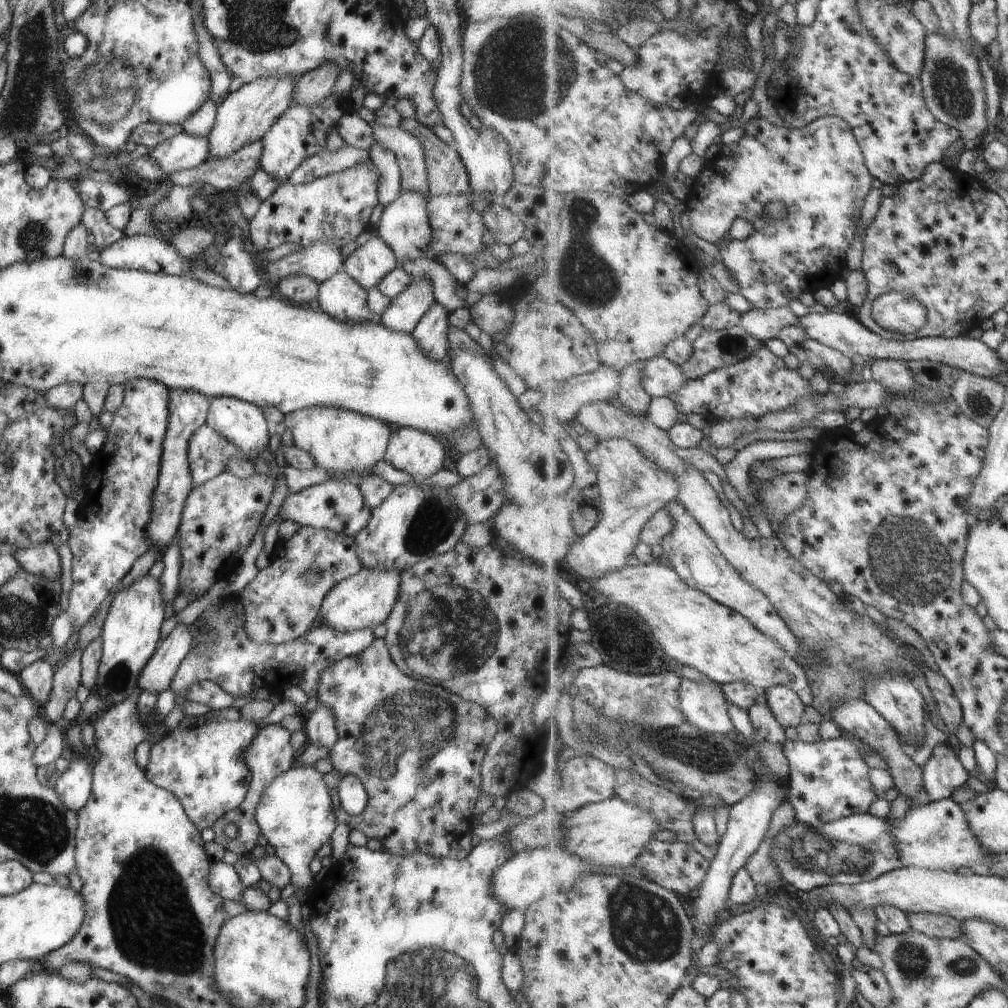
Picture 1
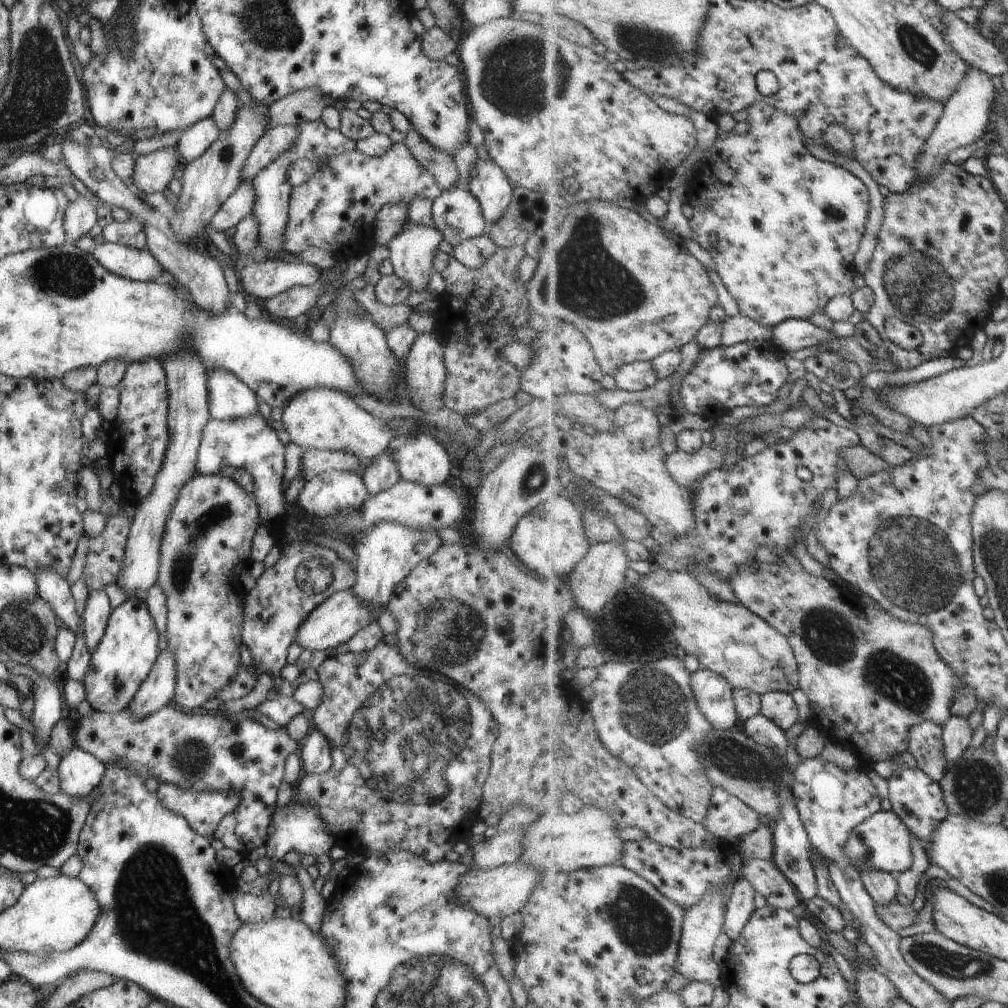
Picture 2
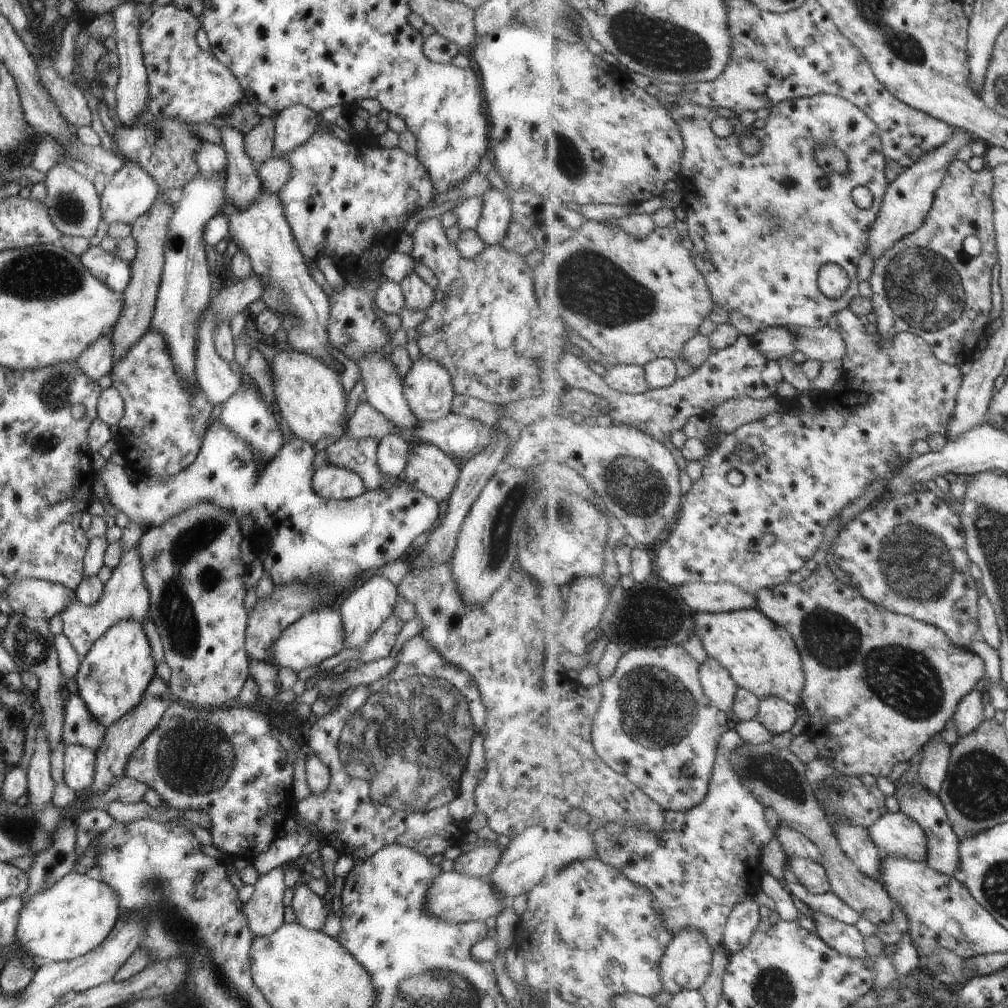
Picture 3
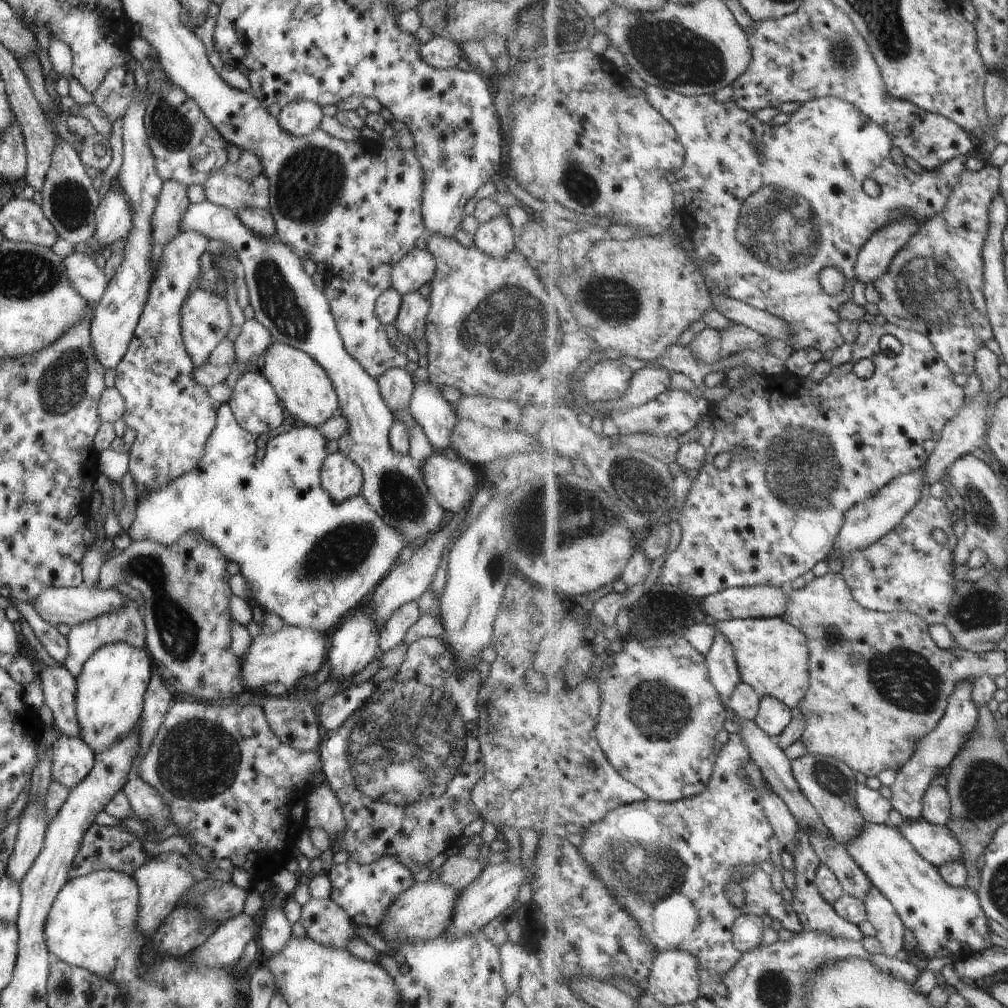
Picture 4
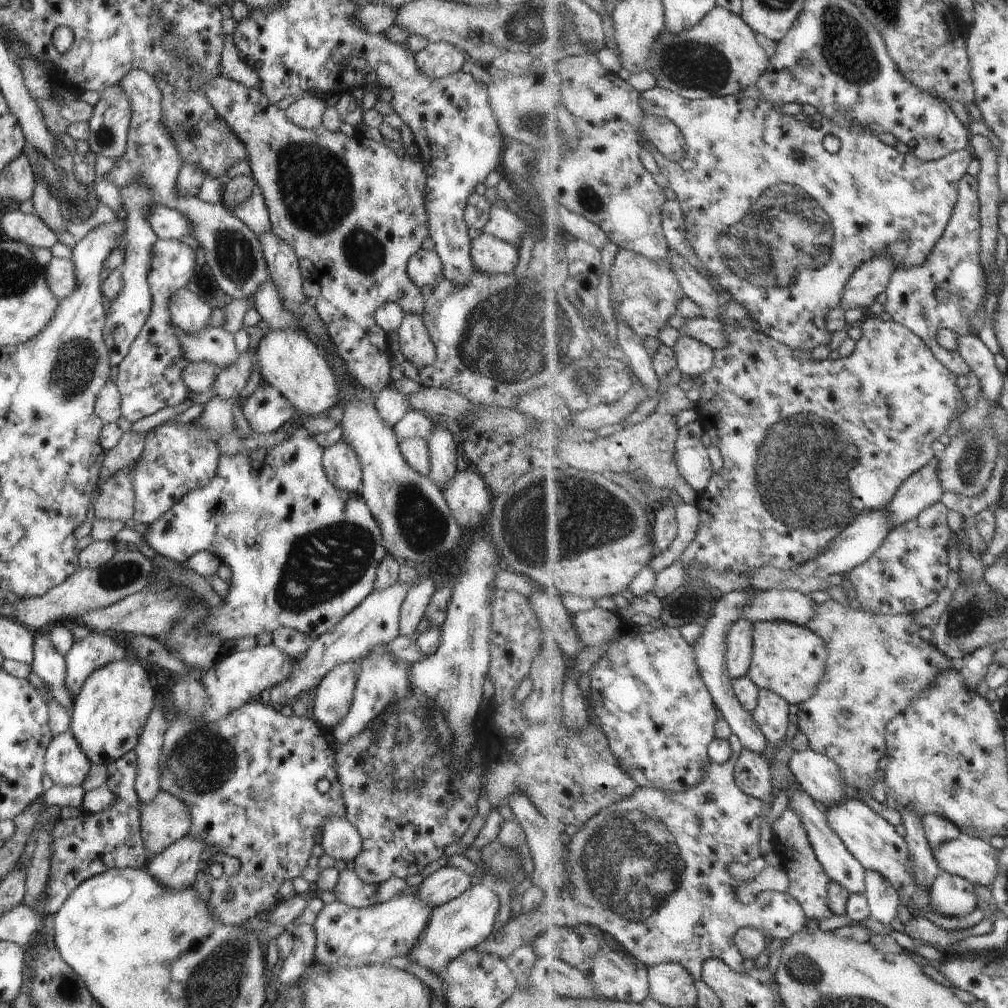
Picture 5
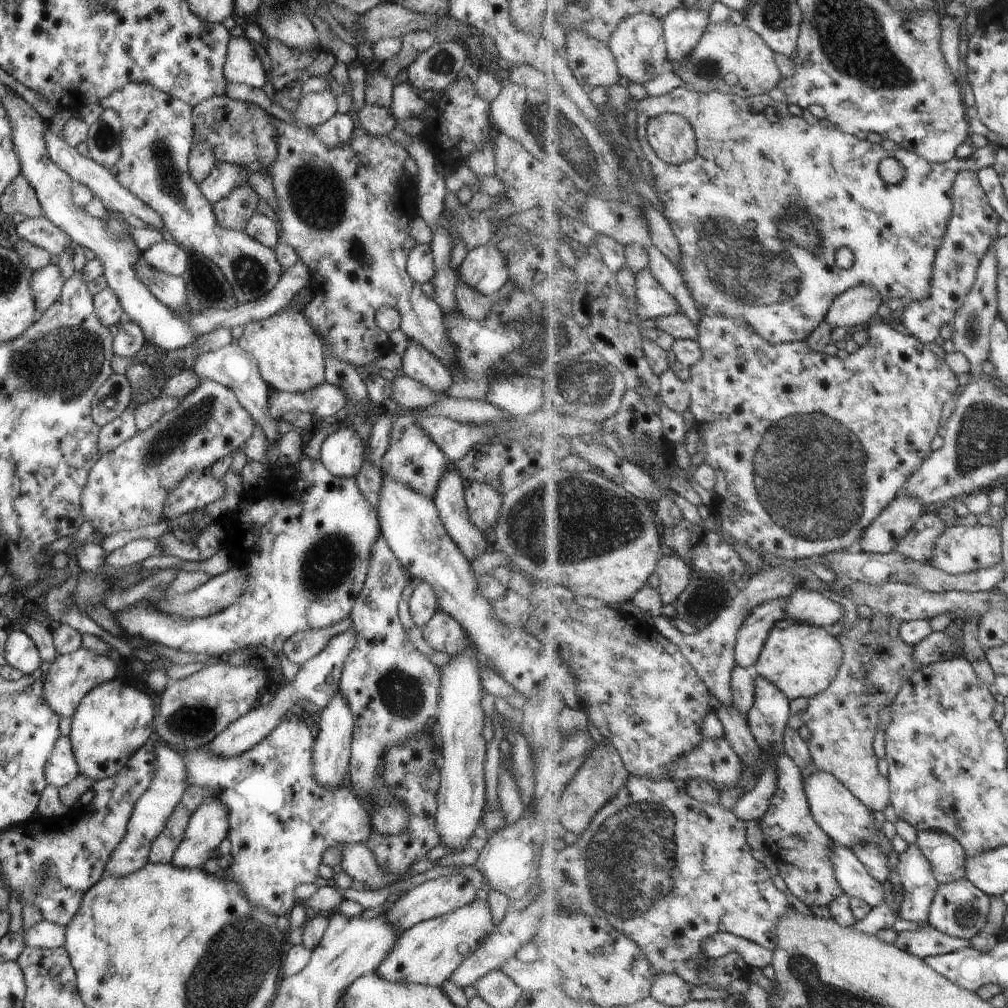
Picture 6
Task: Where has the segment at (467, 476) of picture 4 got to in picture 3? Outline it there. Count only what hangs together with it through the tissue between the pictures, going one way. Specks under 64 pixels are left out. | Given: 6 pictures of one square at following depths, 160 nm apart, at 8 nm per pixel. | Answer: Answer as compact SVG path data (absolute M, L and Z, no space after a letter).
M431 443L411 445L402 478L411 488L445 504L455 488L460 469L440 448Z

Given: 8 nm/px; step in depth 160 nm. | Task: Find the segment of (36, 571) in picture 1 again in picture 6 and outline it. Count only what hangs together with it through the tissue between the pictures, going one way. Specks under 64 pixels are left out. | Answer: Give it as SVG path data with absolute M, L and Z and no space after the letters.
M79 647L73 652L57 656L49 663L45 680L42 681L42 697L44 703L59 718L70 717L77 708L81 698L85 696L94 686L114 678L117 672L116 663L107 657L96 655L86 648Z

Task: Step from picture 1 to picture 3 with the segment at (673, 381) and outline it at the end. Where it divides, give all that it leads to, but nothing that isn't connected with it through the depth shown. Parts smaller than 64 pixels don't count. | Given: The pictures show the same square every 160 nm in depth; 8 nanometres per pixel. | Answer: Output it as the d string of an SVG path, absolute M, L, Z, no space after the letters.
M617 365L607 368L605 382L621 394L638 395L648 391L646 372L639 365Z

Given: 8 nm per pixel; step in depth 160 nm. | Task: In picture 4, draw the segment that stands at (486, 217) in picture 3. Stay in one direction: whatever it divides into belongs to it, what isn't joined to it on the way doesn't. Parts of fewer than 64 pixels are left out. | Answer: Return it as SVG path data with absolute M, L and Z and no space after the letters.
M504 212L486 223L478 223L478 229L472 234L474 236L474 246L492 259L504 259L514 250L516 221Z

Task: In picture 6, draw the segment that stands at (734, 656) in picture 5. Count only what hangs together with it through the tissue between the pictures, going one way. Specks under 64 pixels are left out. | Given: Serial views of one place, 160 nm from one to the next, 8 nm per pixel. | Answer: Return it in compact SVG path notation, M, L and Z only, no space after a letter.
M783 597L760 604L751 611L738 632L737 665L748 669L754 668L774 626L788 618L787 606L788 600Z

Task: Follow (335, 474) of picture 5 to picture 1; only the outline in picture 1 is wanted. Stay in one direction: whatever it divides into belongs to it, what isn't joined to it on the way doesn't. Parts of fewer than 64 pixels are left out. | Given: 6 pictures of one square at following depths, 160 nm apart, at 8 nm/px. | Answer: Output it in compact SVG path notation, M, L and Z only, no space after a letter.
M330 477L325 482L302 488L295 493L288 493L278 513L284 520L296 522L300 527L307 525L353 536L369 520L370 508L363 500L358 486L351 480Z

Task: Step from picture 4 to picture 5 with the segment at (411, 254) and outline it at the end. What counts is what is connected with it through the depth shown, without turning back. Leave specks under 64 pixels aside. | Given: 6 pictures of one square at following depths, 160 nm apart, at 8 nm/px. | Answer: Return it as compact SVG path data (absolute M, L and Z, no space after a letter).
M417 249L406 264L406 273L410 281L421 288L441 278L442 266L439 257L433 250Z

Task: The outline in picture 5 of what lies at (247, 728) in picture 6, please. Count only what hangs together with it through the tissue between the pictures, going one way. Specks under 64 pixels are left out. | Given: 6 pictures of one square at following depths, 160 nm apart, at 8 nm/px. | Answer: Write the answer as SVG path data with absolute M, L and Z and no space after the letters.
M398 580L390 587L369 593L363 600L352 608L331 630L314 638L307 652L297 658L291 670L274 686L270 688L269 704L284 706L289 698L297 696L305 690L311 692L319 681L336 664L355 661L368 653L375 645L387 645L398 634L398 620L400 619L400 604L405 598L409 586L401 584Z

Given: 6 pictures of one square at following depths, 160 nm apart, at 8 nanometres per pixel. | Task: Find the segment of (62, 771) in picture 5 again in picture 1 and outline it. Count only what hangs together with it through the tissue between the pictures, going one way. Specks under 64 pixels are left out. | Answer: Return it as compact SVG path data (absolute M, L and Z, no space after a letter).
M84 753L72 757L52 789L67 809L78 811L89 798L91 785L92 759Z

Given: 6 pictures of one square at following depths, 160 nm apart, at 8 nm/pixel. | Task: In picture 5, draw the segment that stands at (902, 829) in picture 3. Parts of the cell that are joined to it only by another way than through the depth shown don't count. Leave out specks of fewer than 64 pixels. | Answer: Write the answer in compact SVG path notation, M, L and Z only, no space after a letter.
M962 833L962 836L955 840L947 841L945 845L941 845L939 849L935 849L933 852L942 872L959 875L975 886L979 884L979 886L986 886L990 889L1002 869L999 849L991 846L988 840L971 838L965 833Z

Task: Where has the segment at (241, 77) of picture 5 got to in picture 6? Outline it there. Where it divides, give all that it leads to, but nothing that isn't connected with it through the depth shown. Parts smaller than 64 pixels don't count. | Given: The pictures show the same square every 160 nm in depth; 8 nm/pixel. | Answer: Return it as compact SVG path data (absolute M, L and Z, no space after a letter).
M243 34L229 37L222 73L227 83L241 82L260 88L266 81L261 61Z

